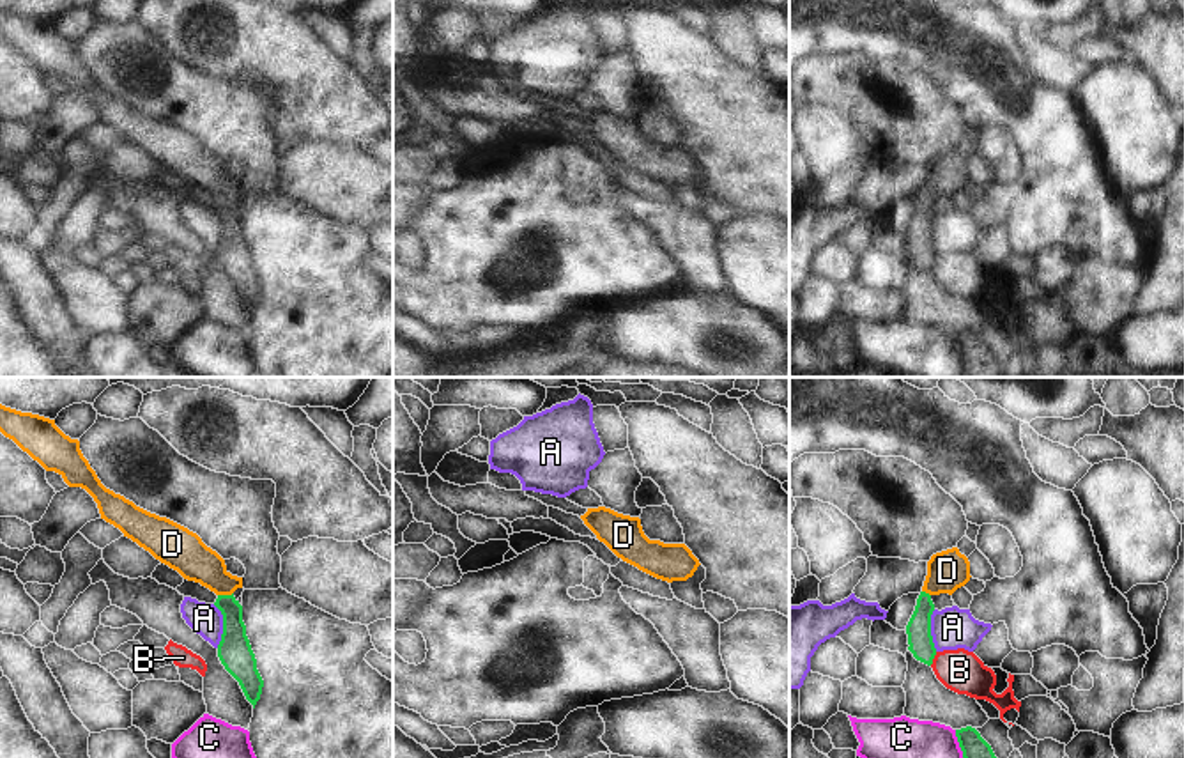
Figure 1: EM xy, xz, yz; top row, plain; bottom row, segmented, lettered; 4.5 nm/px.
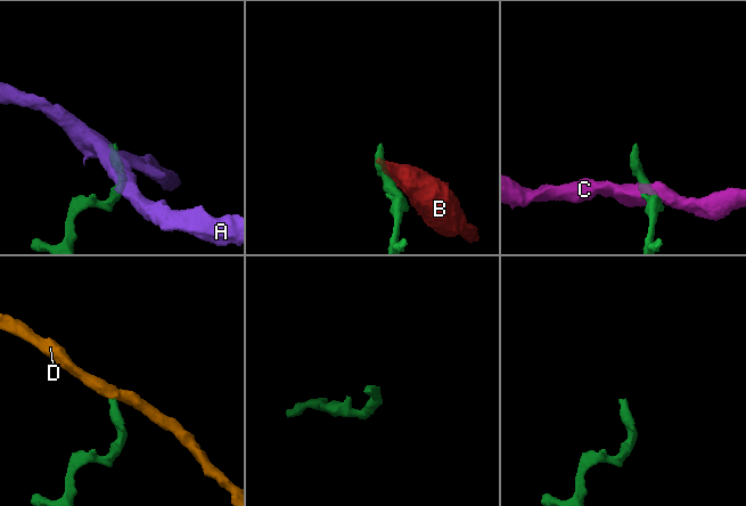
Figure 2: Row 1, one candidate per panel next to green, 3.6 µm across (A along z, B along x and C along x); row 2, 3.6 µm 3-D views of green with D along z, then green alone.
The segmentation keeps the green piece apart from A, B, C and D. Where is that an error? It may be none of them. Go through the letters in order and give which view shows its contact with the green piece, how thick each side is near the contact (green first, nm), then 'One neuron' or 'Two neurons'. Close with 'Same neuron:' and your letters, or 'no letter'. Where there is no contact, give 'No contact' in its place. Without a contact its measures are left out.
A: Touches green in xy. Thickness 160 nm (green) against 140 nm. Two neurons
B: Touches green in yz. Thickness 110 nm (green) against 190 nm. Two neurons
C: Touches green in yz. Thickness 160 nm (green) against 280 nm. Two neurons
D: Touches green in xy. Thickness 150 nm (green) against 180 nm. One neuron
Same neuron: D

